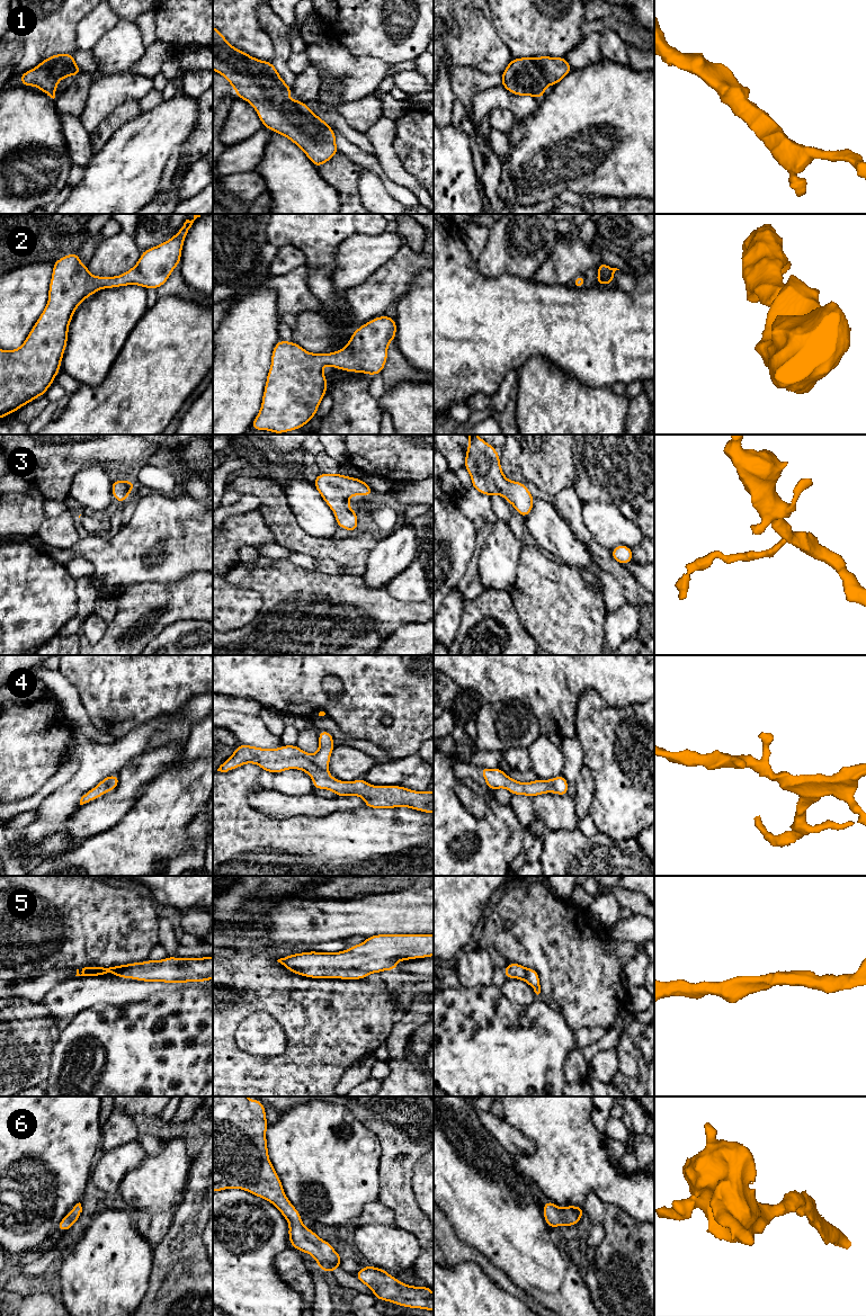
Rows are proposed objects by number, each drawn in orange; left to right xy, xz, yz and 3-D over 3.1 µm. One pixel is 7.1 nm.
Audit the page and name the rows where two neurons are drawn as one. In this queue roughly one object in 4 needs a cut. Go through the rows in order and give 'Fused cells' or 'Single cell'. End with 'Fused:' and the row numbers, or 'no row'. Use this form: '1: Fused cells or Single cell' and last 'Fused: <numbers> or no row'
1: Single cell
2: Single cell
3: Single cell
4: Single cell
5: Single cell
6: Single cell
Fused: no row

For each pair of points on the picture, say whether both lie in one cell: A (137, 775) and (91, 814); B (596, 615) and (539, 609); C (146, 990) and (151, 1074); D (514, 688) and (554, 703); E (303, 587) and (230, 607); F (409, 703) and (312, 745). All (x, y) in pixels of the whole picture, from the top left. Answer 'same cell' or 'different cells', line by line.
A: same cell
B: same cell
C: different cells
D: same cell
E: different cells
F: different cells

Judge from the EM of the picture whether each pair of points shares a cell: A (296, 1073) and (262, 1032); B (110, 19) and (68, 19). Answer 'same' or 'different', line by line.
A: different
B: different

